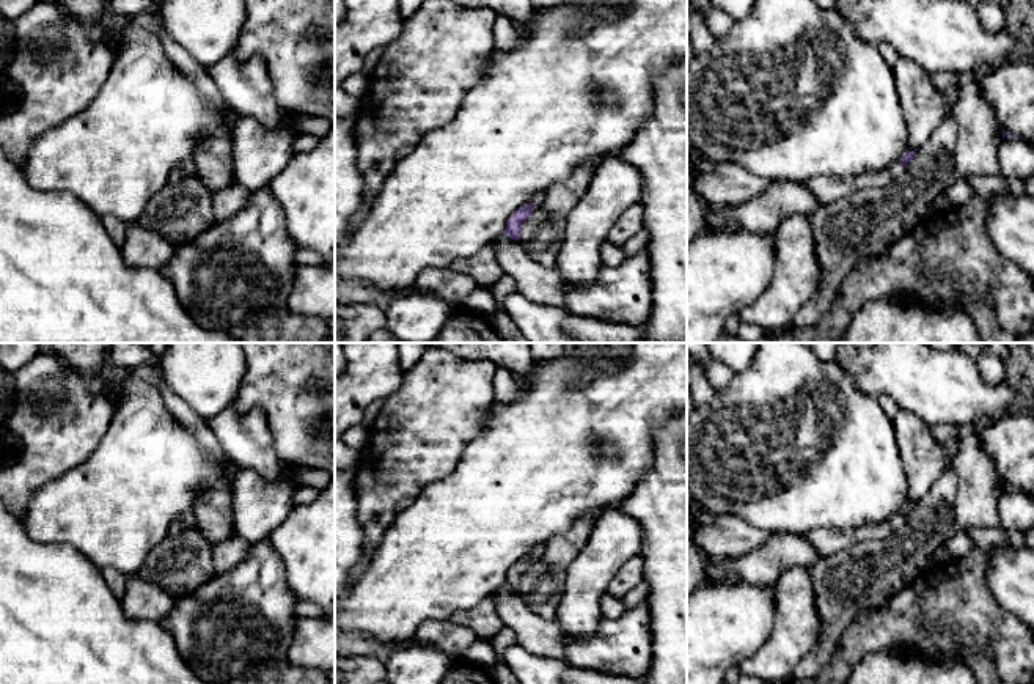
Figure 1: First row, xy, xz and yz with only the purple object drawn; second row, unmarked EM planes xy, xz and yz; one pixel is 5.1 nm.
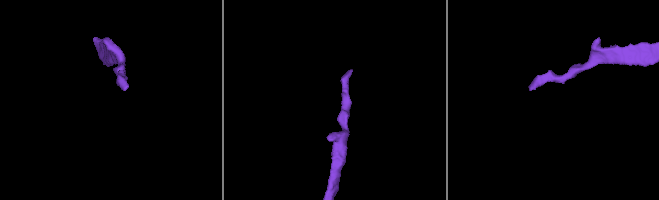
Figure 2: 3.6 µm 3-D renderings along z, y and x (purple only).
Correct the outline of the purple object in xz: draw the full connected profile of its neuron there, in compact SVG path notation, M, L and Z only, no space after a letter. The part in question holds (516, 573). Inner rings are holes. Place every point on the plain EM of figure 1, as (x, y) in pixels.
M534 557L520 558L506 574L504 587L511 588L514 593L520 591L520 580L523 574L530 569Z

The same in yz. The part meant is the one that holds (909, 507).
M918 502L907 503L899 516L880 524L872 524L858 528L847 528L847 530L817 528L805 533L803 538L812 544L812 547L820 557L836 553L863 539L886 539L899 528L902 520L915 509L916 503Z

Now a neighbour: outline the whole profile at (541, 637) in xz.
M504 585L492 598L504 626L515 631L519 646L537 657L564 659L567 643L556 618L545 620L533 613L520 593Z

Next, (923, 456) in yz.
M899 409L893 428L905 465L907 503L919 502L940 478L946 454L930 431L916 415Z

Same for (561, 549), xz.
M591 509L577 517L566 531L550 538L536 553L536 558L544 564L567 568L588 542L602 513L603 509Z

